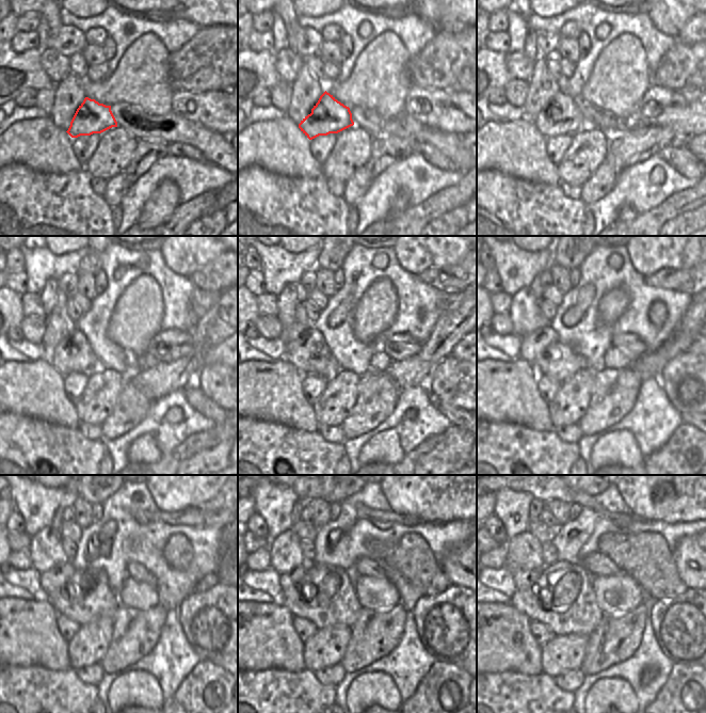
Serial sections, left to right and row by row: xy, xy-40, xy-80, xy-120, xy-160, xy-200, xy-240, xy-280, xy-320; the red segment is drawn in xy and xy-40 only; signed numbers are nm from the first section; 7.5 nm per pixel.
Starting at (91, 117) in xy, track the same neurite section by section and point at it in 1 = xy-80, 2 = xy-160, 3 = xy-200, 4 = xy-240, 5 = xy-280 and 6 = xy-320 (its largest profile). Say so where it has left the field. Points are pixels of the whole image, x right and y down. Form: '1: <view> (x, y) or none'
1: xy-80 (562, 116)
2: xy-160 (310, 344)
3: xy-200 (533, 346)
4: xy-240 (52, 581)
5: xy-280 (289, 579)
6: xy-320 (523, 580)

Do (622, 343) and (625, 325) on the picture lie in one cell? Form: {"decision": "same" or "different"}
{"decision": "different"}

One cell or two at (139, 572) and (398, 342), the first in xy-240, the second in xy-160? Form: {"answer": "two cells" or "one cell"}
{"answer": "one cell"}

